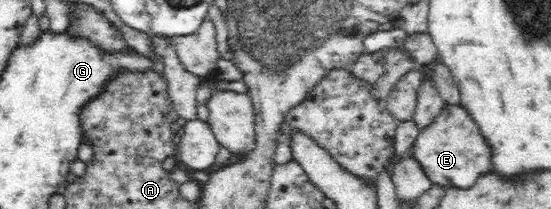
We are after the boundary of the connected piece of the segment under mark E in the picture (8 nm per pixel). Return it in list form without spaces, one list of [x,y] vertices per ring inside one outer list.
[[[446,104],[443,111],[435,117],[433,123],[419,131],[411,151],[427,176],[435,185],[442,187],[459,187],[468,189],[488,172],[492,172],[493,151],[490,143],[485,140],[479,124],[473,120],[471,112],[463,104]]]

